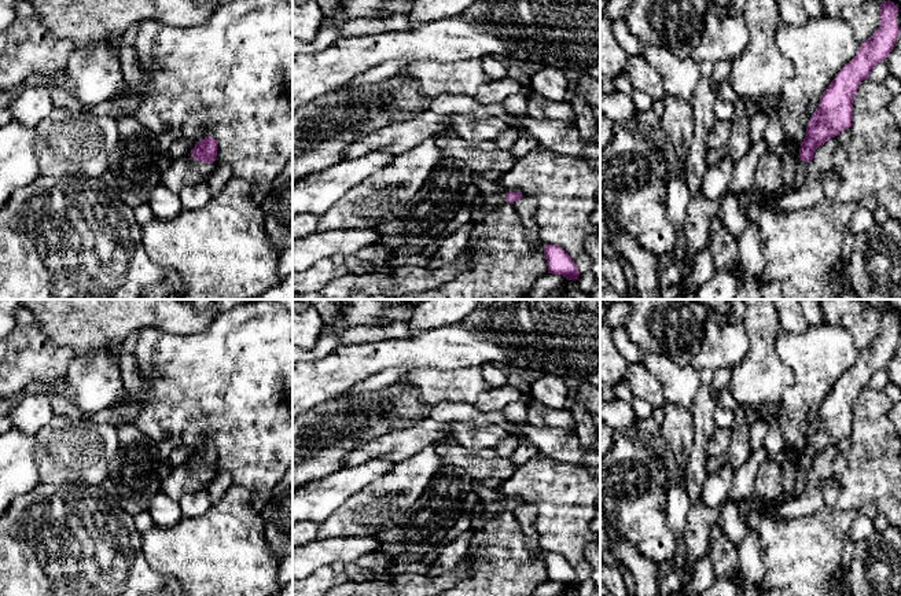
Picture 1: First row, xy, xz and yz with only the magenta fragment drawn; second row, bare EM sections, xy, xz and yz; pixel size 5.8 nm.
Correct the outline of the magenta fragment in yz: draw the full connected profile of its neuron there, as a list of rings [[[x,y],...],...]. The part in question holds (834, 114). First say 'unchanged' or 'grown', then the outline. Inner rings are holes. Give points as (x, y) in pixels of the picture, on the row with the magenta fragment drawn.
grown; [[[893,1],[879,5],[879,27],[867,41],[860,44],[856,56],[838,71],[823,92],[819,107],[808,122],[791,190],[798,190],[805,183],[814,150],[852,126],[853,99],[858,85],[869,77],[875,65],[889,56],[896,44],[898,7]]]

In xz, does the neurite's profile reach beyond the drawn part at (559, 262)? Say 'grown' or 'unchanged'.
unchanged

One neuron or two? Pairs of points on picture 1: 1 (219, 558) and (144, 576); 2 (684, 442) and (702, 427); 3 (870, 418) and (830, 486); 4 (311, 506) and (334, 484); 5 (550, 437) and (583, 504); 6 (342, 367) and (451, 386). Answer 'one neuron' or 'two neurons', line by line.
1: two neurons
2: two neurons
3: two neurons
4: one neuron
5: two neurons
6: two neurons

